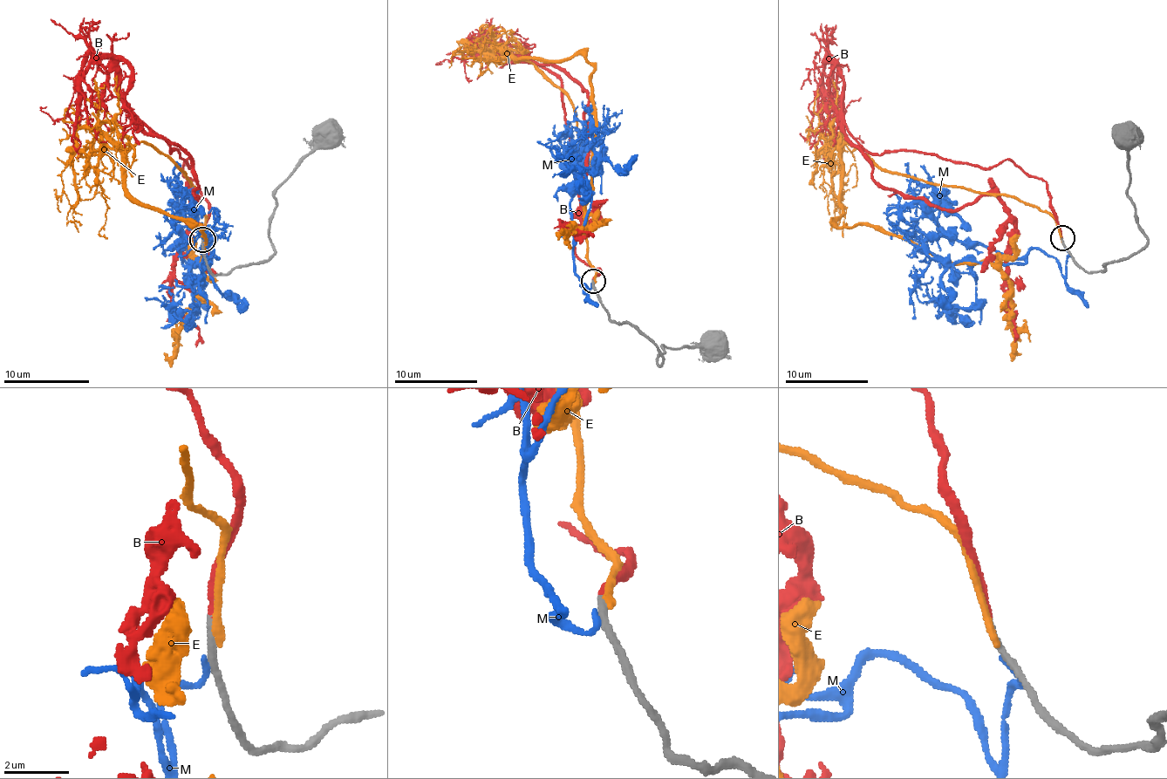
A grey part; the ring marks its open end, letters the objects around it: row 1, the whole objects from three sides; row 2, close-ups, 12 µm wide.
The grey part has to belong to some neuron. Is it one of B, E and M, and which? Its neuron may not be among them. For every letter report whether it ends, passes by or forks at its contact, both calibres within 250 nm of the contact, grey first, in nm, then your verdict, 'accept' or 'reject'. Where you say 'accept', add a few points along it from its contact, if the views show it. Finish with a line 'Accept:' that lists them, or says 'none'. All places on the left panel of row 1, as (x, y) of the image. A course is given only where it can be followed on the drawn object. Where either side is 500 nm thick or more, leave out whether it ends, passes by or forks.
B: it ends | 180/170 nm | accept | via (201, 240), (209, 201), (160, 135), (190, 159), (196, 187), (171, 304), (196, 347)
E: it ends | 240/260 nm | reject
M: it ends | 200/170 nm | reject
Accept: B

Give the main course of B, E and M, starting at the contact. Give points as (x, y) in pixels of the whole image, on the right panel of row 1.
B: (1061, 238), (1047, 185), (1008, 160), (849, 137), (882, 187), (1004, 205), (1014, 342)
E: (1064, 242), (1012, 197), (892, 174), (847, 143), (840, 155), (836, 224), (1002, 265), (1012, 360)
M: (1068, 251), (1064, 276), (1037, 249), (1014, 263), (975, 263), (977, 301), (969, 307), (939, 307), (923, 294)

